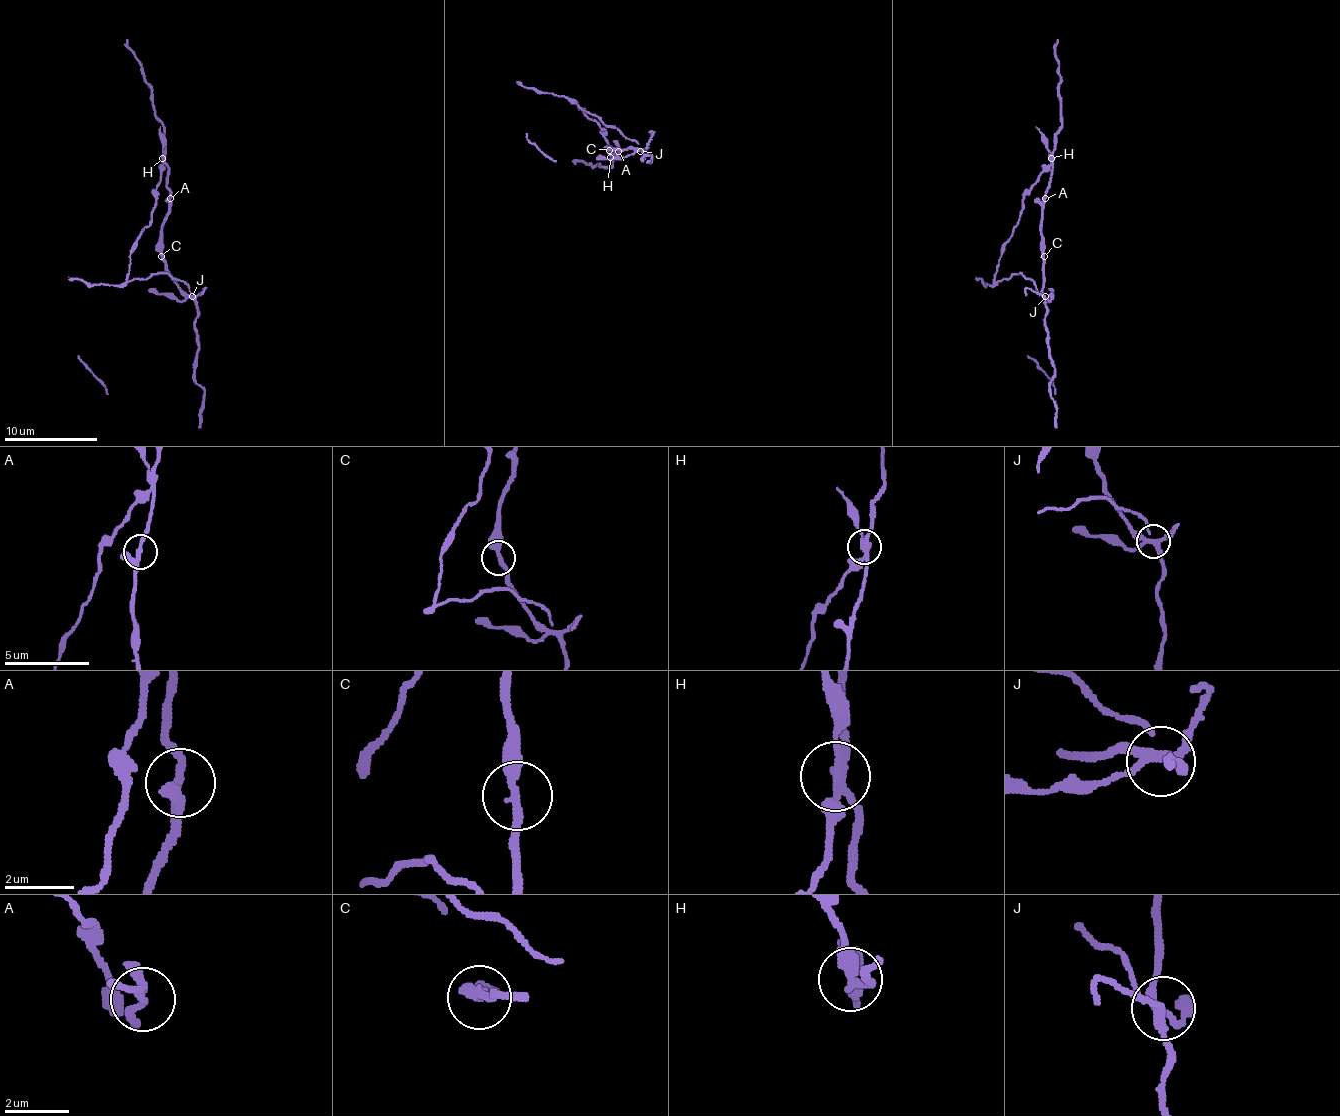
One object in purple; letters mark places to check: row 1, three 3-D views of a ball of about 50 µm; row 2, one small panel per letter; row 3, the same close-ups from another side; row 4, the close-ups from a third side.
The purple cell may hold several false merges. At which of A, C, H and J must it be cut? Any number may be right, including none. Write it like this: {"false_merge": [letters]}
{"false_merge": ["H", "J"]}

